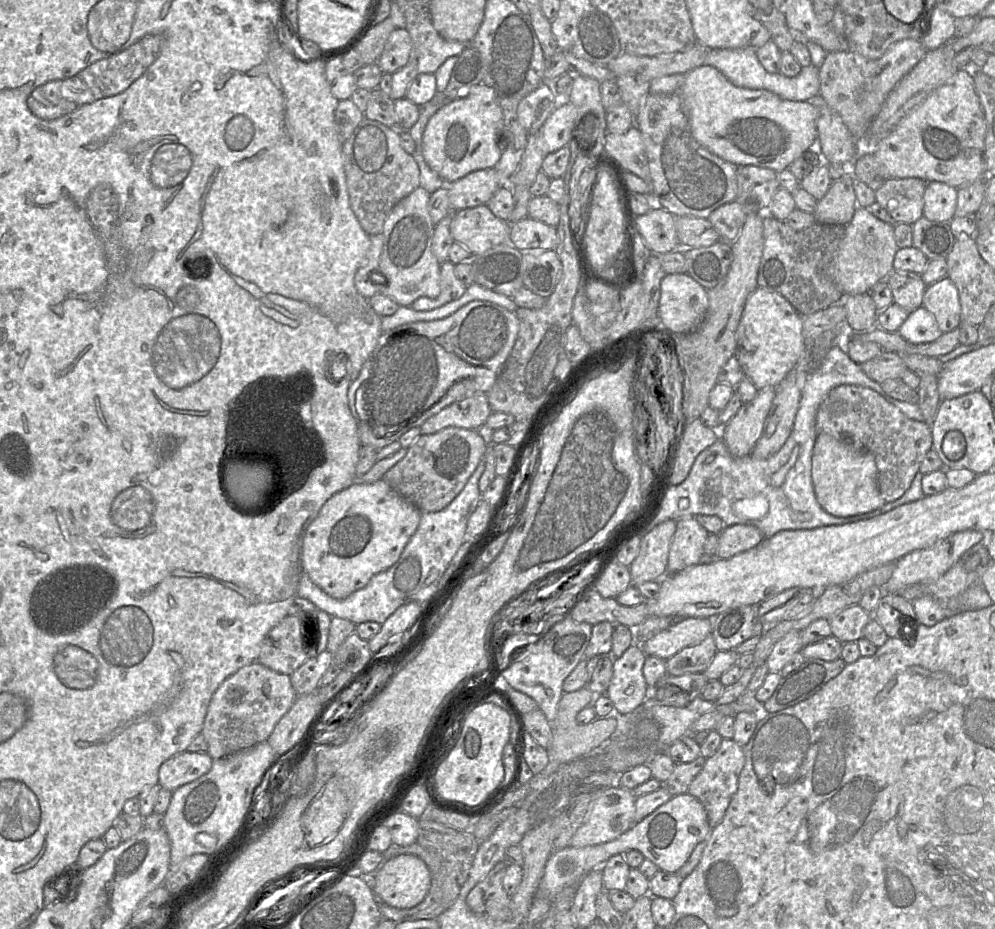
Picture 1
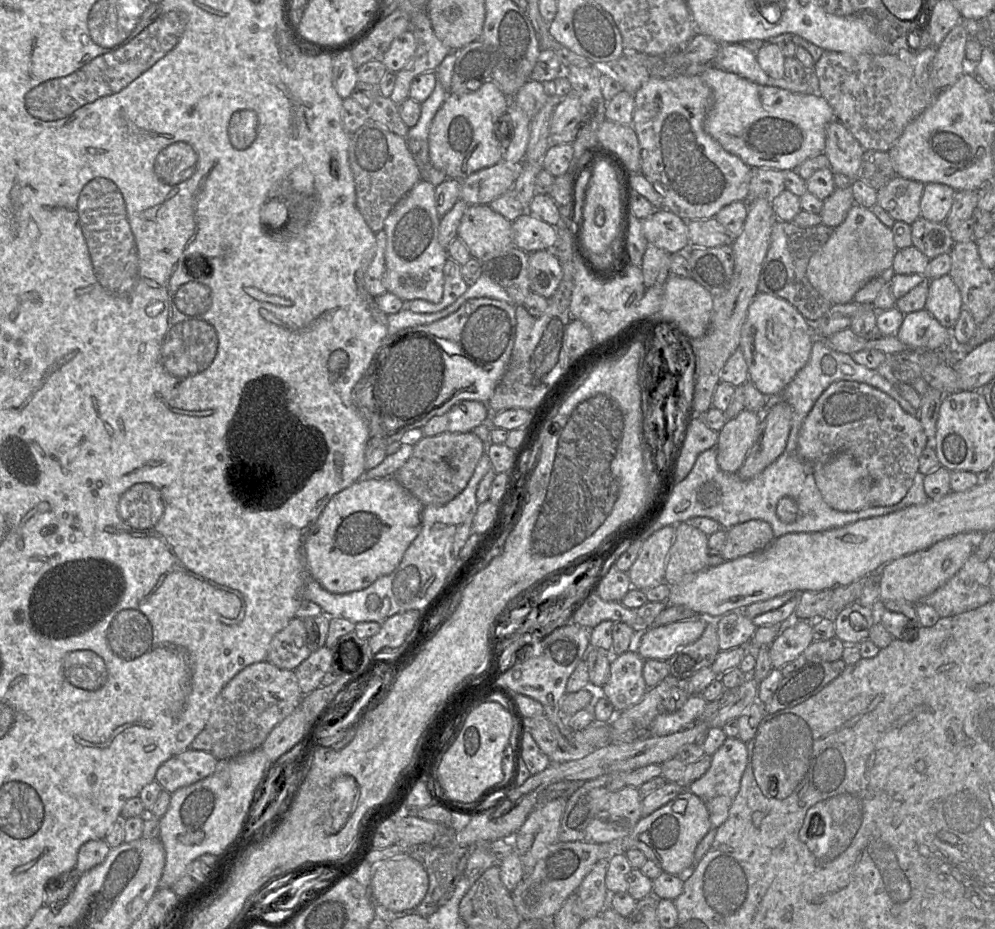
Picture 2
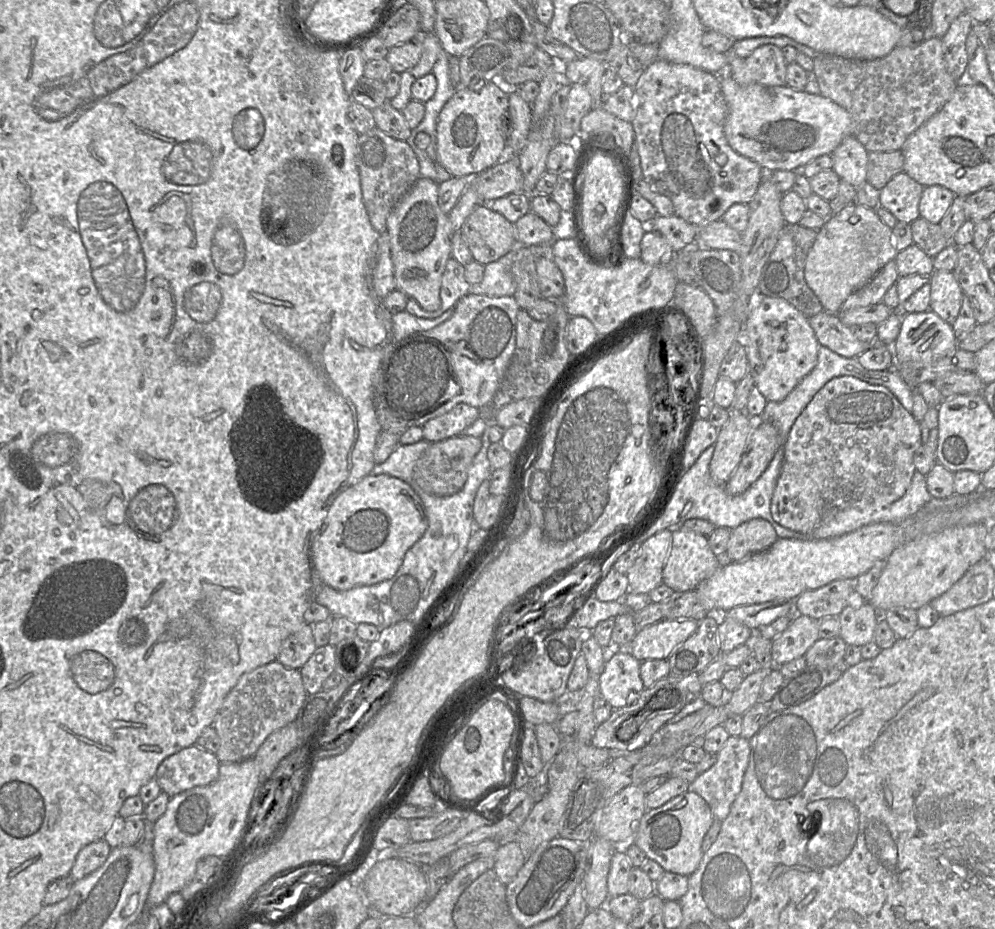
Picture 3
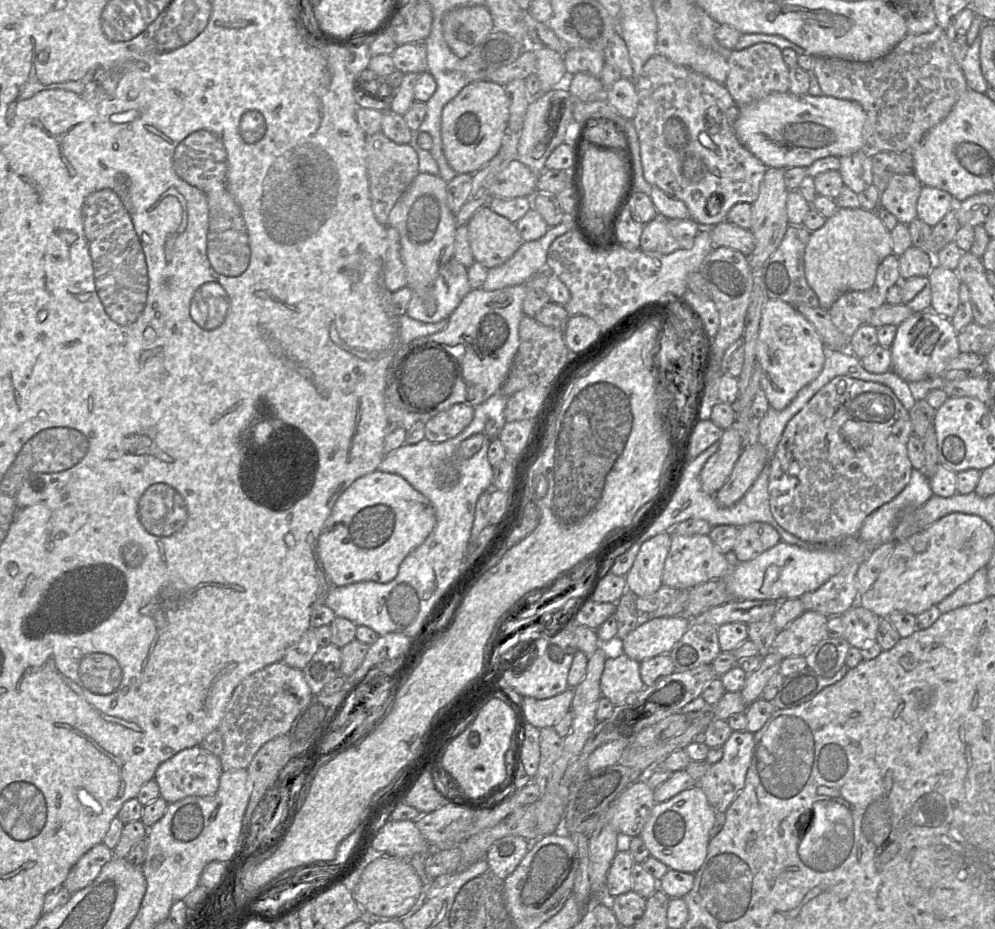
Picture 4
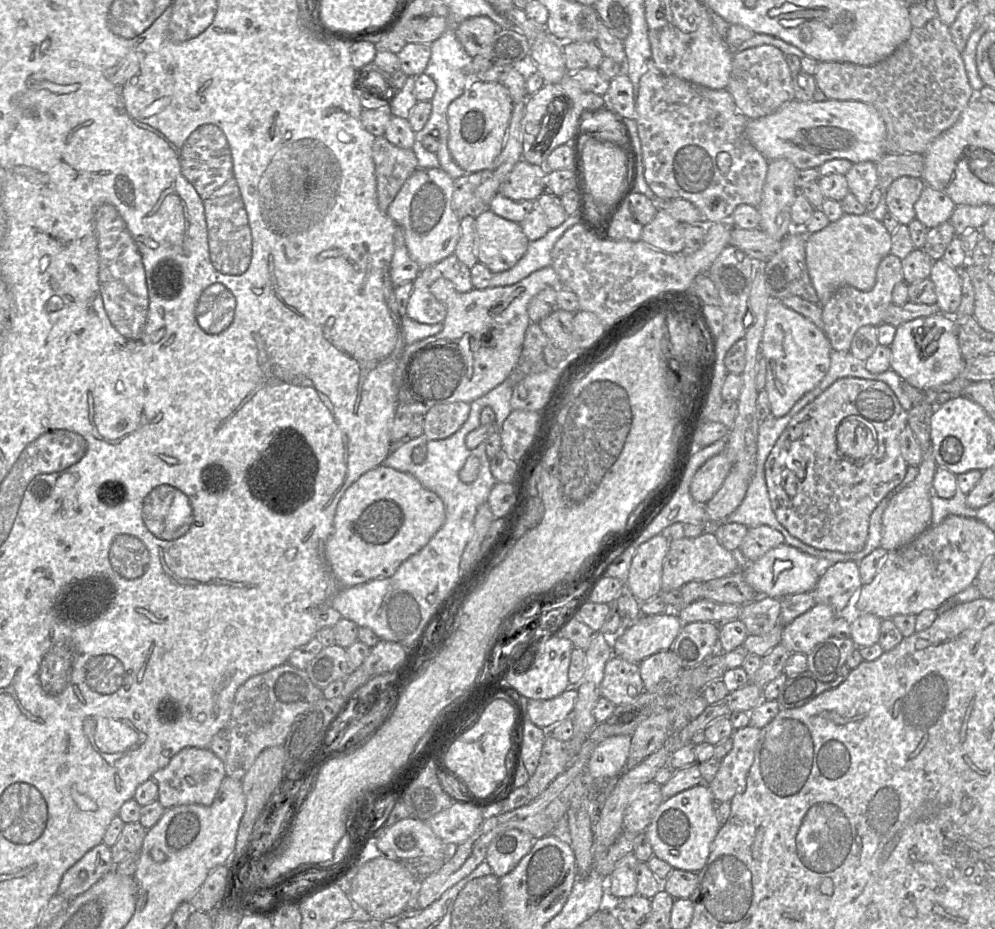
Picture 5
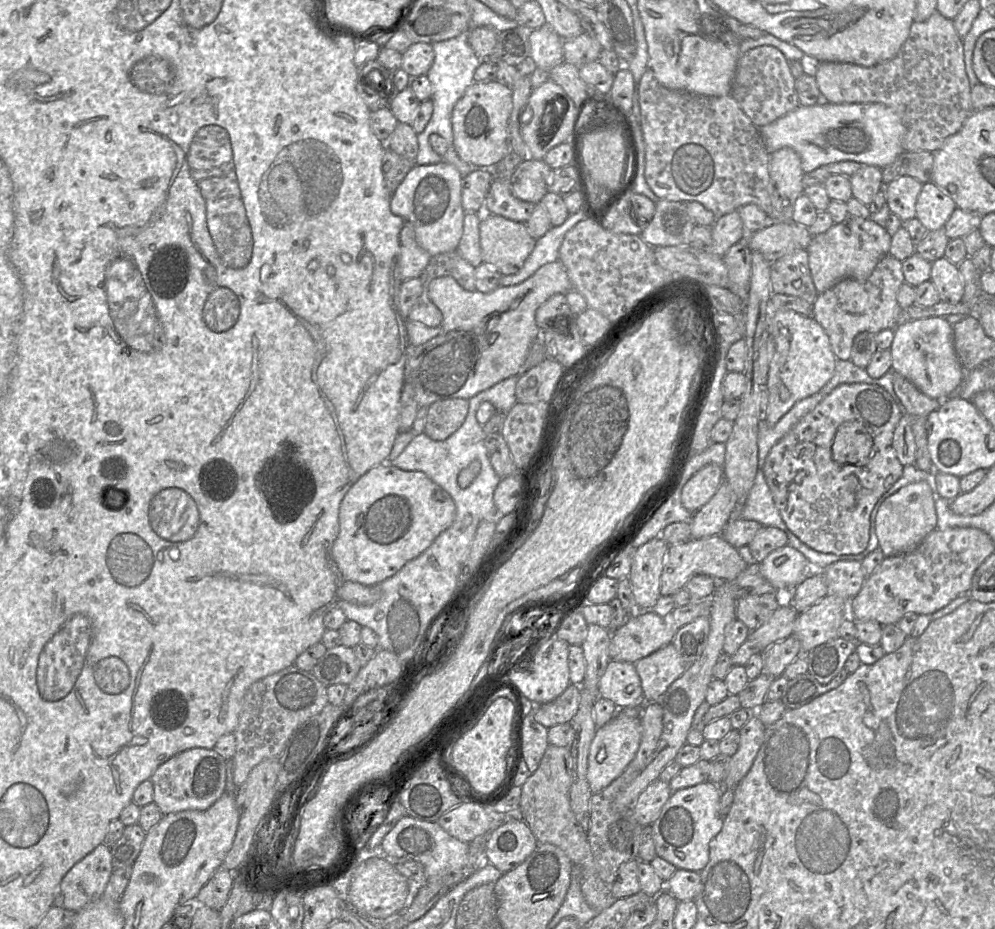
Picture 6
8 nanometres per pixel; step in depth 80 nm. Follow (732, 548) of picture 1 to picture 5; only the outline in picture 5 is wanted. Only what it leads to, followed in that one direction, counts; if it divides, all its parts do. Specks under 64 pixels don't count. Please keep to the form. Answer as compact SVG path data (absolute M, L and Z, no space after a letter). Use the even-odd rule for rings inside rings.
M761 525L748 529L739 549L749 562L754 562L770 549L783 543L785 543L785 538L778 530Z

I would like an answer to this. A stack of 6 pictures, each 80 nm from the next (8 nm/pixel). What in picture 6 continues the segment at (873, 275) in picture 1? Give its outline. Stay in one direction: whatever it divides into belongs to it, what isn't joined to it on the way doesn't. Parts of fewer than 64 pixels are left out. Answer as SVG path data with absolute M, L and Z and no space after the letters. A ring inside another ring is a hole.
M849 216L839 224L834 223L826 232L812 236L806 250L811 277L818 294L844 278L865 281L878 262L889 254L890 244L891 236L884 227L869 218L855 216Z

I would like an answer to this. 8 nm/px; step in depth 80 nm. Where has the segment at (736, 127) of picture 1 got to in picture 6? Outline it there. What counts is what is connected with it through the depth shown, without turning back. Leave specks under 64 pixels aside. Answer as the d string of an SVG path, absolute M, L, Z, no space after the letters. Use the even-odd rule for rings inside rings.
M842 103L812 106L799 105L794 110L775 121L759 128L759 132L769 153L781 148L792 148L800 157L802 170L809 173L823 165L840 161L855 161L880 169L895 161L904 152L903 138L906 128L899 115L881 103Z

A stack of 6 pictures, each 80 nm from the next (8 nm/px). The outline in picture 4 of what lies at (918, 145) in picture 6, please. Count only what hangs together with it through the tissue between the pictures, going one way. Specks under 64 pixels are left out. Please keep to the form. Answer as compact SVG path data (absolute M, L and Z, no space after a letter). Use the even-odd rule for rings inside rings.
M937 25L924 34L906 35L889 54L874 61L814 57L812 72L823 95L855 101L863 107L867 118L862 132L865 150L869 153L910 151L934 126L946 118L959 97L968 89L961 66L951 52L946 30Z

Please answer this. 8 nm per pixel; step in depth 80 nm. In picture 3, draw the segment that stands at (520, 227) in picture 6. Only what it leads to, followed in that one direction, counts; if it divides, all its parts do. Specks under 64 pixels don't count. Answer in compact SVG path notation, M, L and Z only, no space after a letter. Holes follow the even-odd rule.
M479 203L465 220L461 232L473 260L482 265L497 261L518 245L514 224L491 209L490 203Z

